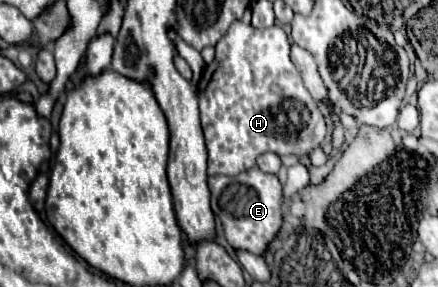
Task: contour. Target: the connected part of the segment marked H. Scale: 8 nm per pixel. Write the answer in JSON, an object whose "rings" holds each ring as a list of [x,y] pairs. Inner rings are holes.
{"rings":[[[235,20],[219,40],[217,56],[199,82],[199,112],[209,152],[209,176],[237,176],[253,168],[257,156],[265,152],[303,158],[325,140],[325,118],[289,58],[289,46],[281,26],[257,30],[241,20]],[[299,106],[309,112],[305,126],[301,124]]]}

